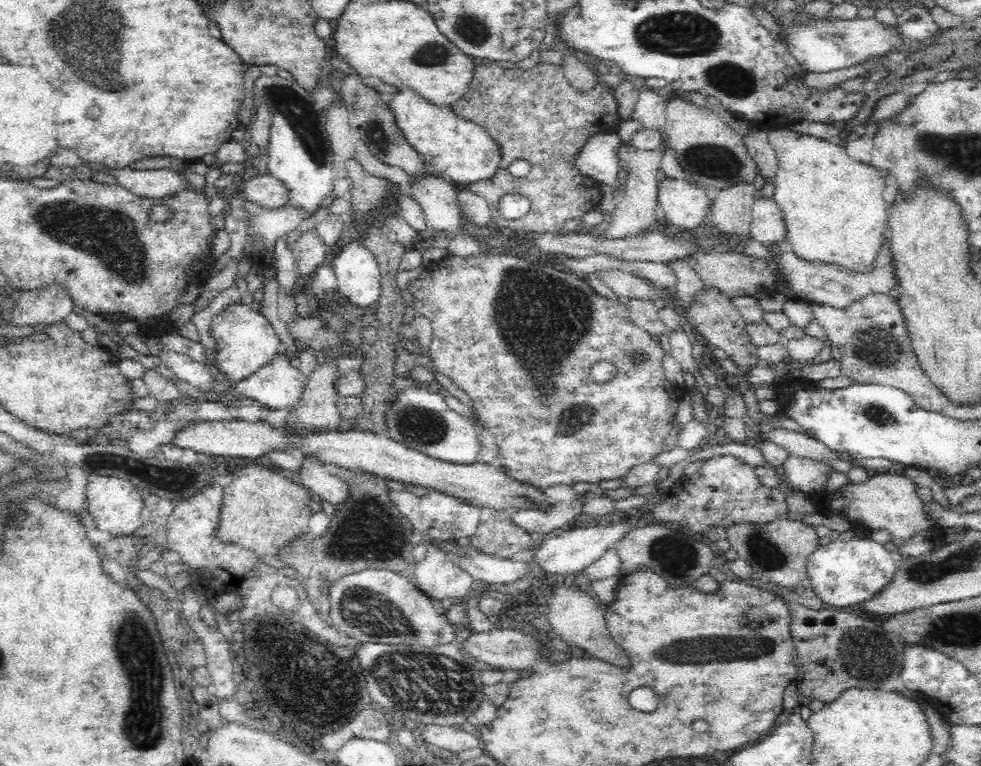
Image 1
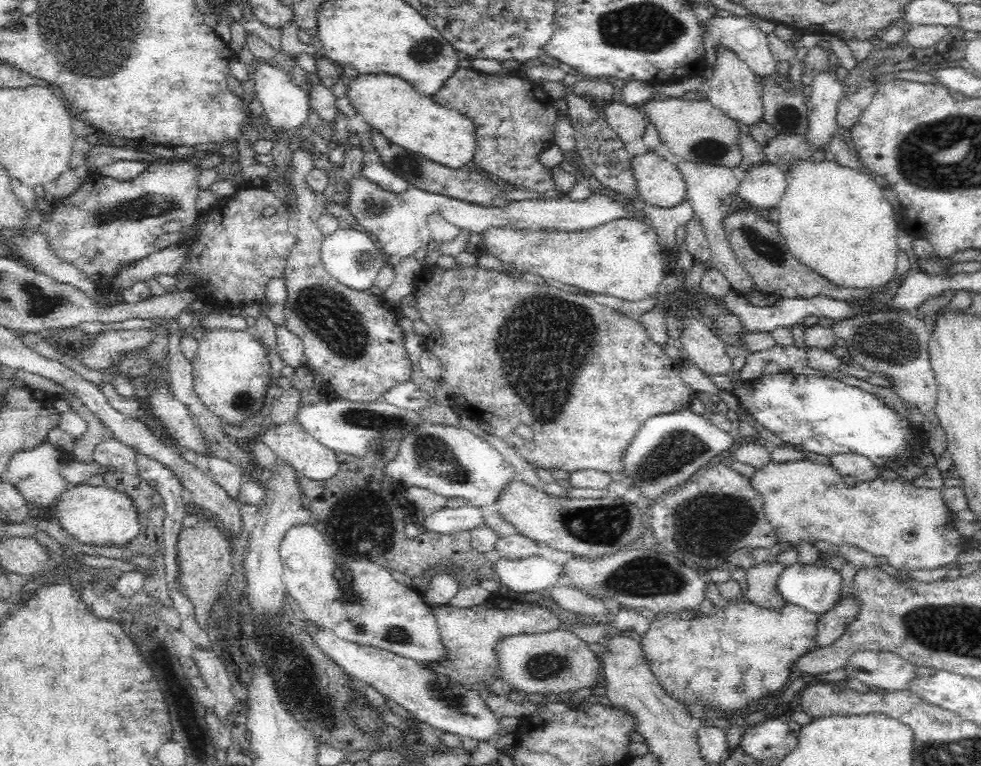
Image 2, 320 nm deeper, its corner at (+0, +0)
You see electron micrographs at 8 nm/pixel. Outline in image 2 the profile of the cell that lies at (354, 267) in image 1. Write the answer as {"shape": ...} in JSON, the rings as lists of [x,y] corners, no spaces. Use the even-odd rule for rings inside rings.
{"shape":[[[357,227],[345,230],[339,228],[336,233],[324,238],[321,245],[321,260],[325,270],[336,283],[360,293],[369,292],[375,284],[379,271],[384,268],[383,256],[374,238]]]}

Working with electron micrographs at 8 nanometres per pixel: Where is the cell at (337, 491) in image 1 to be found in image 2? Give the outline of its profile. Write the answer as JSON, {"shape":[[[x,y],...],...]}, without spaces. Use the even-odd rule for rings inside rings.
{"shape":[[[297,421],[272,425],[266,428],[264,436],[259,440],[267,444],[278,457],[290,461],[290,465],[297,470],[299,476],[320,482],[332,478],[340,470],[340,461],[336,457],[336,452],[314,440]]]}

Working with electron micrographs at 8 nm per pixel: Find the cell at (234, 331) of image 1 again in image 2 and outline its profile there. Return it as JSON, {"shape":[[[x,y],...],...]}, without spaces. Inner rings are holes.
{"shape":[[[249,330],[204,331],[198,353],[191,363],[193,383],[200,401],[228,424],[240,426],[248,418],[263,412],[266,390],[270,387],[271,368],[262,340]]]}

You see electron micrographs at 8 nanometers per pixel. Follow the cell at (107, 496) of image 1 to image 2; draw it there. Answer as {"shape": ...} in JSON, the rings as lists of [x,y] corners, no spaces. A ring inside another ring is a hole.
{"shape":[[[88,483],[70,486],[56,501],[56,521],[82,544],[124,548],[141,529],[138,511],[126,491],[114,487],[91,486]]]}

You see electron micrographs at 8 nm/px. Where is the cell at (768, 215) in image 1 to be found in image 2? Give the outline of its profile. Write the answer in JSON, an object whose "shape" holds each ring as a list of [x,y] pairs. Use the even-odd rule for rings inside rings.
{"shape":[[[766,162],[740,176],[736,195],[752,210],[766,214],[779,206],[785,190],[785,173]]]}

